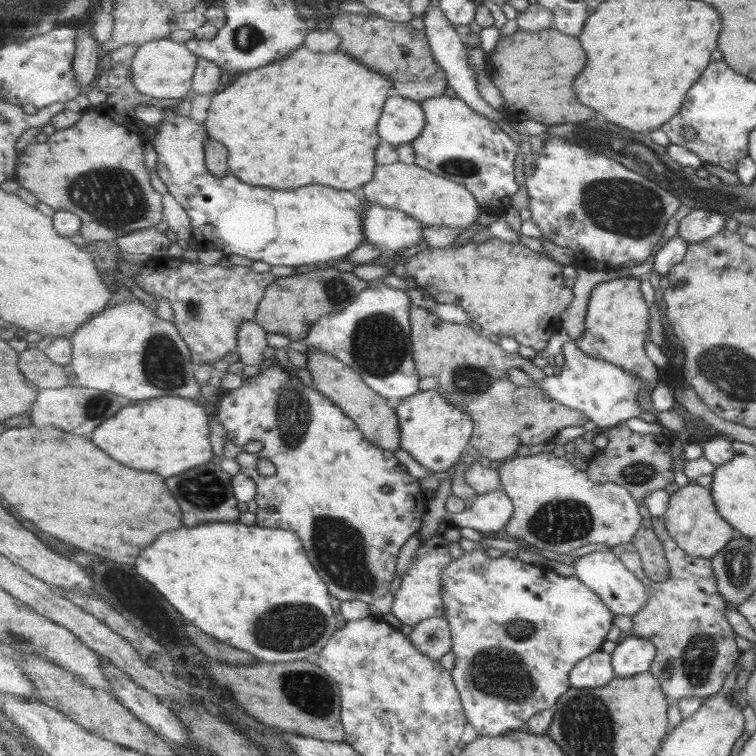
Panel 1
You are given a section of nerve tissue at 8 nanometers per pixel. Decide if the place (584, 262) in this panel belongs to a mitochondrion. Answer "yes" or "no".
no

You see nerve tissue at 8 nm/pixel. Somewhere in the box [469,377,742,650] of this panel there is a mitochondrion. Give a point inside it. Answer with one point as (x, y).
(564, 522)

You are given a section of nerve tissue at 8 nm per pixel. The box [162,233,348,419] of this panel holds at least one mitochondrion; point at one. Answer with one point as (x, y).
(193, 310)

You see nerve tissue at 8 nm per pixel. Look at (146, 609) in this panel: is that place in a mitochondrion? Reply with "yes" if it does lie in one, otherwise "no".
no

